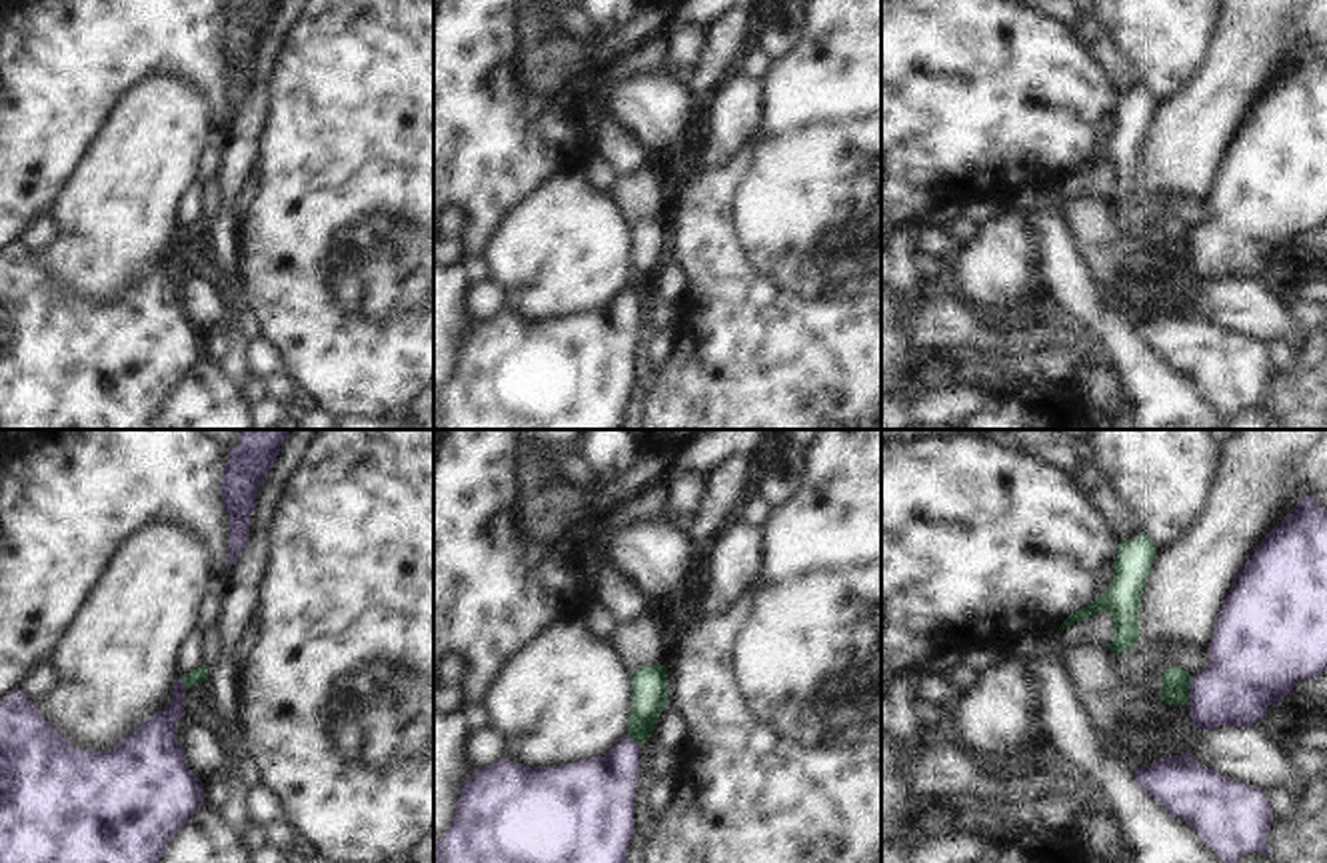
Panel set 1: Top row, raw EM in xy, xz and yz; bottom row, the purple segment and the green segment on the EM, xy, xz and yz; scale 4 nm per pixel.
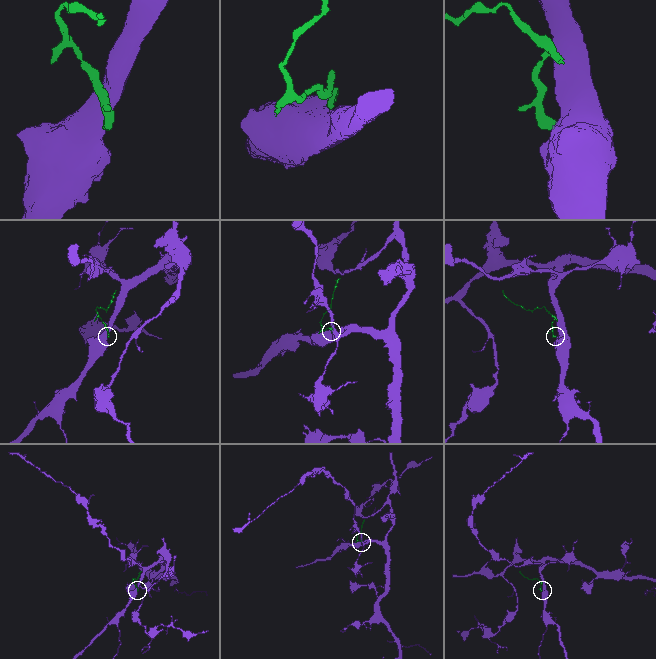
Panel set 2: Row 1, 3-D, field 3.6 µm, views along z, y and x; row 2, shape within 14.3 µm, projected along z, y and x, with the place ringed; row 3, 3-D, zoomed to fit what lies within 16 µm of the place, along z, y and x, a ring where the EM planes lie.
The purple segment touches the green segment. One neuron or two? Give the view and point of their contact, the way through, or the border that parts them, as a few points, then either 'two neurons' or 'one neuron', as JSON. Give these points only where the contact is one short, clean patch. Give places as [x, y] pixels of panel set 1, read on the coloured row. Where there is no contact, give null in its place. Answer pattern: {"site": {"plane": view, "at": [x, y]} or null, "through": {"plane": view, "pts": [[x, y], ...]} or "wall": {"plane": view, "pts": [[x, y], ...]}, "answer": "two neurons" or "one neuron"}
{"site": {"plane": "yz", "at": [1190, 688]}, "wall": {"plane": "yz", "pts": [[1194, 676], [1188, 698]]}, "answer": "two neurons"}

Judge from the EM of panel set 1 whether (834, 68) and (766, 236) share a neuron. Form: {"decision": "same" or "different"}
{"decision": "same"}

